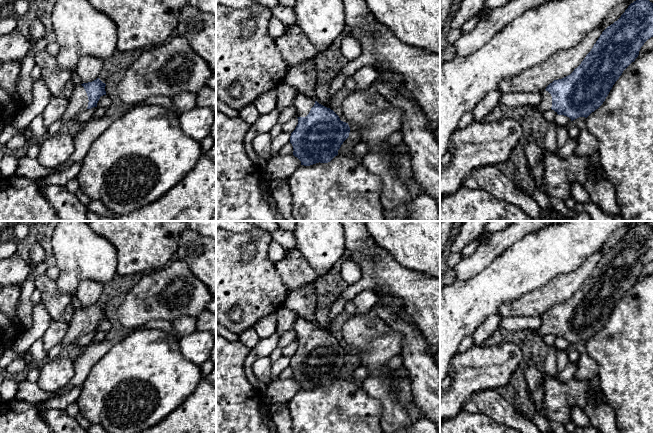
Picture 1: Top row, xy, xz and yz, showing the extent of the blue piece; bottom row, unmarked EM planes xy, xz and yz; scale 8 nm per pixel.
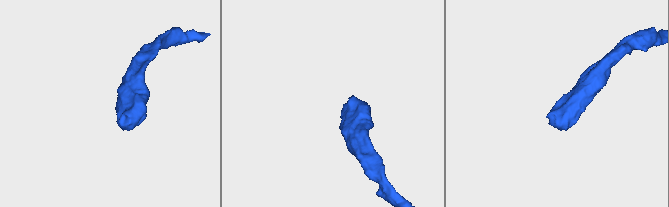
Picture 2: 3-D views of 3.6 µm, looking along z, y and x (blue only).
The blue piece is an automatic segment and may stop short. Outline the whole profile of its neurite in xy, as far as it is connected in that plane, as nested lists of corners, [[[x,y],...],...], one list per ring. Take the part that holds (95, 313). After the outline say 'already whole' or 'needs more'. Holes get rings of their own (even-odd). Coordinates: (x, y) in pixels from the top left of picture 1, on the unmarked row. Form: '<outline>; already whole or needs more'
[[[99,302],[74,310],[67,333],[61,343],[64,349],[76,346],[76,341],[81,335],[97,331],[100,321],[106,319],[105,310],[106,308]]]; needs more

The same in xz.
[[[300,317],[295,321],[293,330],[298,342],[290,360],[293,379],[304,390],[330,386],[349,361],[348,347],[341,345],[330,332]]]; needs more

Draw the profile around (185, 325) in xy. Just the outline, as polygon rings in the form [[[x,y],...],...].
[[[182,316],[172,321],[177,337],[181,338],[196,330],[196,317]]]

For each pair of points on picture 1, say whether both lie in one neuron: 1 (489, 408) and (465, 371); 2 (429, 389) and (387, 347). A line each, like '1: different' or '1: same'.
1: different
2: different

